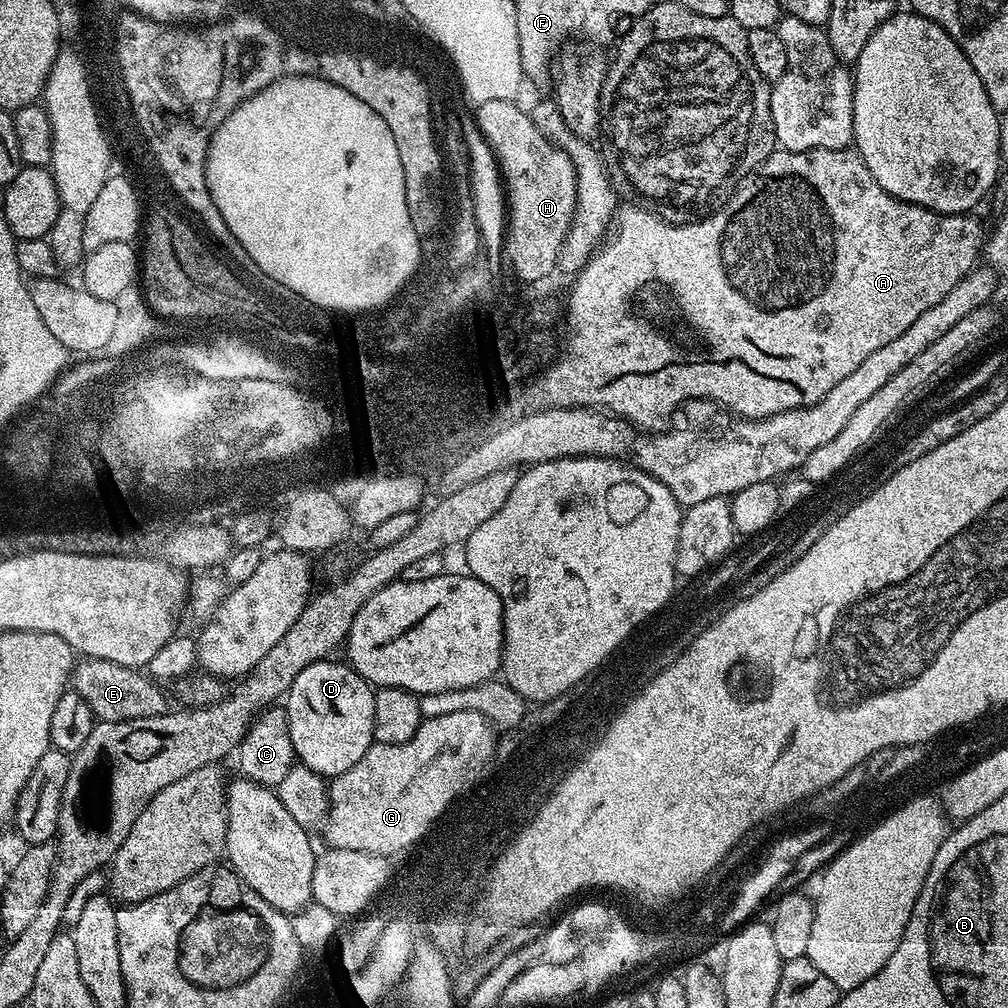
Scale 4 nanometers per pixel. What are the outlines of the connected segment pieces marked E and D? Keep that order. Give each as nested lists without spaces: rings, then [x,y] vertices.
[[[91,658],[81,659],[75,665],[70,684],[75,692],[82,698],[86,698],[92,715],[97,721],[122,722],[134,718],[162,716],[170,708],[163,690],[160,689],[163,687],[157,681],[143,671],[127,668],[118,662]]]
[[[329,658],[306,666],[306,670],[302,670],[298,678],[294,678],[286,697],[290,742],[294,742],[297,761],[325,778],[341,776],[343,772],[350,770],[350,766],[354,766],[354,762],[363,758],[366,750],[374,743],[376,694],[373,685],[363,680],[347,663],[335,664],[334,661],[335,659]]]

